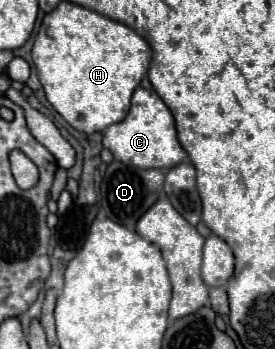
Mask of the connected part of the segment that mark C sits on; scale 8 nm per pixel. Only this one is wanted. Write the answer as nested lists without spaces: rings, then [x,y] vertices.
[[[137,88],[133,92],[127,118],[111,124],[103,132],[103,146],[115,156],[115,160],[135,168],[173,168],[187,160],[187,152],[177,140],[177,128],[171,110],[165,106],[157,92],[145,88]]]

